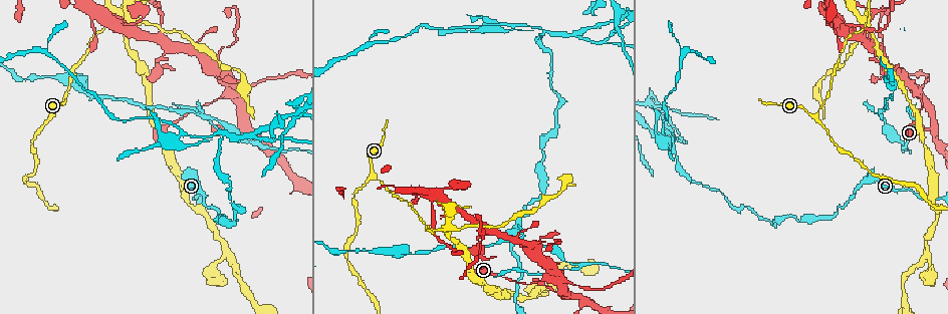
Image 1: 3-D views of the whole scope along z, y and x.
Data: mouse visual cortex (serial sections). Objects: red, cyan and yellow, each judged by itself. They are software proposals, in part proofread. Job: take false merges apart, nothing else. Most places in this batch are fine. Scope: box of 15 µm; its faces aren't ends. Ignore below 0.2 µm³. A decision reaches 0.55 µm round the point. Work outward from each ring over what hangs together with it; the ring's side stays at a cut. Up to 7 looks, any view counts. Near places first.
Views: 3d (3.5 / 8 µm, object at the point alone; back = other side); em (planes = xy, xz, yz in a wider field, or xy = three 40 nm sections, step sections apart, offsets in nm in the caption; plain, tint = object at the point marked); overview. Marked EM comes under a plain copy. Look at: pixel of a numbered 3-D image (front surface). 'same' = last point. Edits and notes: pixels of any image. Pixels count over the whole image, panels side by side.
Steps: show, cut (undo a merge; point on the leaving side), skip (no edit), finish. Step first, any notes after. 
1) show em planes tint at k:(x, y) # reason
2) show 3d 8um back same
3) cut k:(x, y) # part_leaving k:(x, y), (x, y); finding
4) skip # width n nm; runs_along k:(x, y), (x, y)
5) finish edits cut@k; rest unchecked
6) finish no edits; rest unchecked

show 3d 3.5um at 1:(815, 116) # abrupt turn

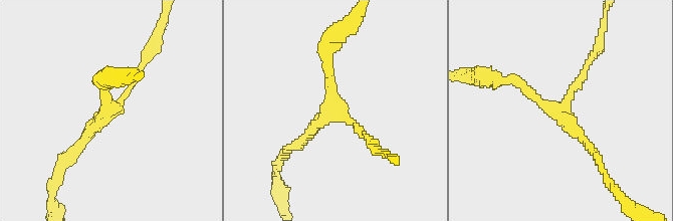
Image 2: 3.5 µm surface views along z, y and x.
show em planes tint at 2:(557, 108)

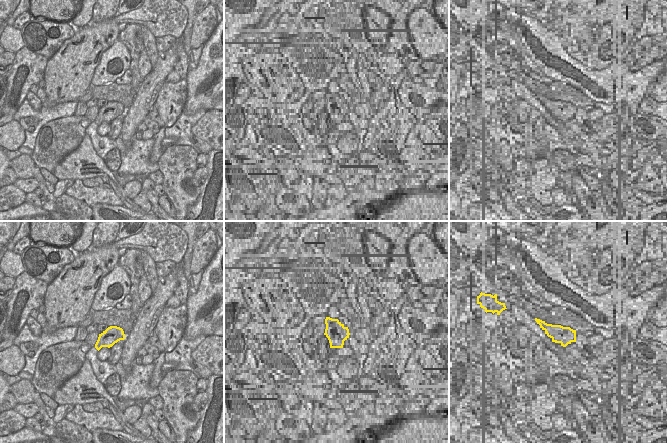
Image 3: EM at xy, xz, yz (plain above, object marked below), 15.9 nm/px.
skip # width 260 nm; runs_along 2:(328, 54), (338, 111), (372, 142); one cell here

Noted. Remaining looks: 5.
show 3d 8um at 1:(553, 91) # thick turns thin

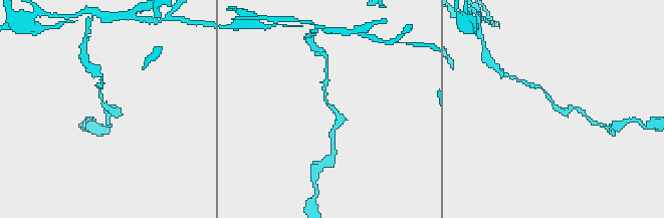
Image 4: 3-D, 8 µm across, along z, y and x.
show 3d 3.5um at 4:(106, 105)

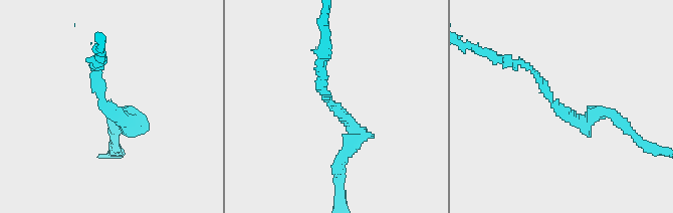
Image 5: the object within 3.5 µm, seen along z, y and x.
show em xy step 2 tint at 5:(109, 108) # arm_widths 100, 250 nm; now the EM

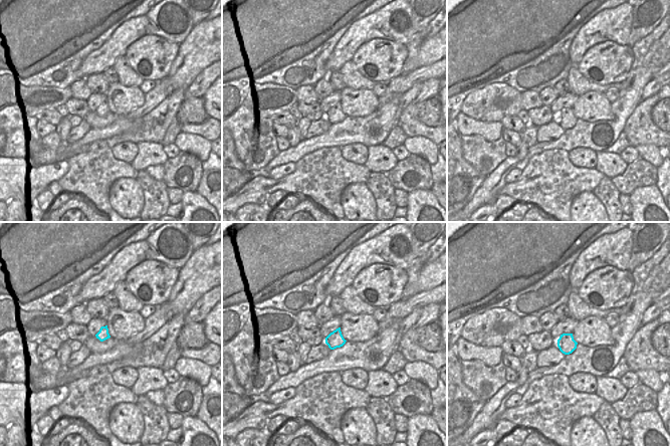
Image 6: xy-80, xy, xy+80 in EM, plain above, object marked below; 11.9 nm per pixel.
skip # runs_along 5:(348, 151), (357, 133), (319, 88), (322, 60); one cell here

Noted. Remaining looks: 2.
show 3d 3.5um at 1:(868, 10) # three-way junction

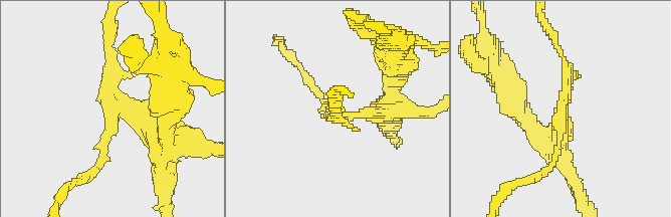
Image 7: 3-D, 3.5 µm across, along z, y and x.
show em planes tint at 7:(558, 118) # arms 3; arm_widths 150, 150, 300 nm

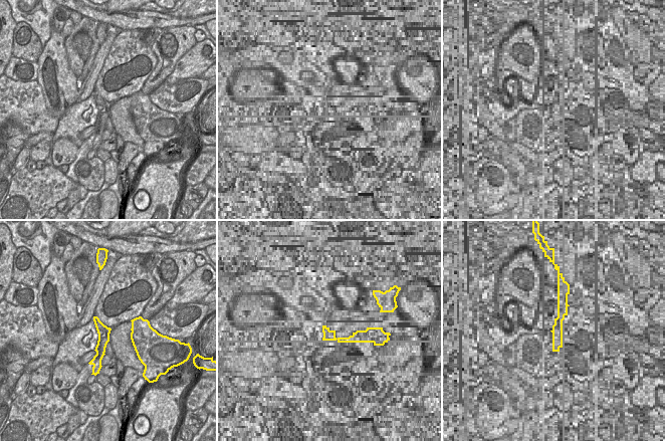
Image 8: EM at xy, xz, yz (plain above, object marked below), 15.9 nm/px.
cut 7:(379, 114) # part_leaving 7:(346, 115), (389, 106), (389, 125); a second cell is stuck on

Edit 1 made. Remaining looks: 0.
finish edits cut@7; rest unchecked

